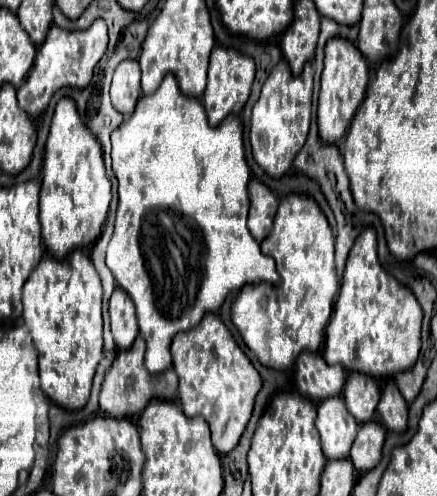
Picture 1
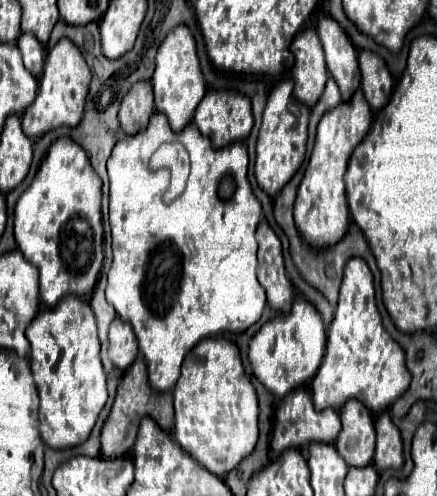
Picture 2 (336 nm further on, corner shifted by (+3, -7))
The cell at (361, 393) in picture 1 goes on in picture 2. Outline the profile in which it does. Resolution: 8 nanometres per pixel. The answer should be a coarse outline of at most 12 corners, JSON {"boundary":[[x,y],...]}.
{"boundary":[[349,399],[339,411],[339,455],[355,467],[371,463],[371,411]]}

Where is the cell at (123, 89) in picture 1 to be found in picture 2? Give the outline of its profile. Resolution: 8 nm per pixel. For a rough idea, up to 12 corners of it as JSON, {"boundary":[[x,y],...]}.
{"boundary":[[137,81],[119,107],[127,135],[145,129],[153,115],[153,87]]}

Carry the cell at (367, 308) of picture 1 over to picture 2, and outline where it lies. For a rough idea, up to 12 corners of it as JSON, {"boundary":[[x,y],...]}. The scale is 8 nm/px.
{"boundary":[[345,265],[313,403],[381,413],[409,389],[373,273]]}

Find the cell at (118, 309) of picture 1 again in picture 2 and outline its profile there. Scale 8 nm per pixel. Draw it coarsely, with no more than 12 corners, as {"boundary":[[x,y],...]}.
{"boundary":[[119,317],[109,327],[109,357],[127,369],[137,357],[137,339]]}

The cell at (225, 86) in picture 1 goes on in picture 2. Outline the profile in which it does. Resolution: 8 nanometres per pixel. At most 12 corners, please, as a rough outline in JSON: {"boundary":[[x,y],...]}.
{"boundary":[[207,91],[193,121],[215,147],[249,137],[251,101]]}

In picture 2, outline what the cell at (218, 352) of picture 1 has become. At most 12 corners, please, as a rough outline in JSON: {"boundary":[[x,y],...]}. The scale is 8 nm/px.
{"boundary":[[201,341],[172,391],[173,437],[221,477],[257,443],[233,343]]}

